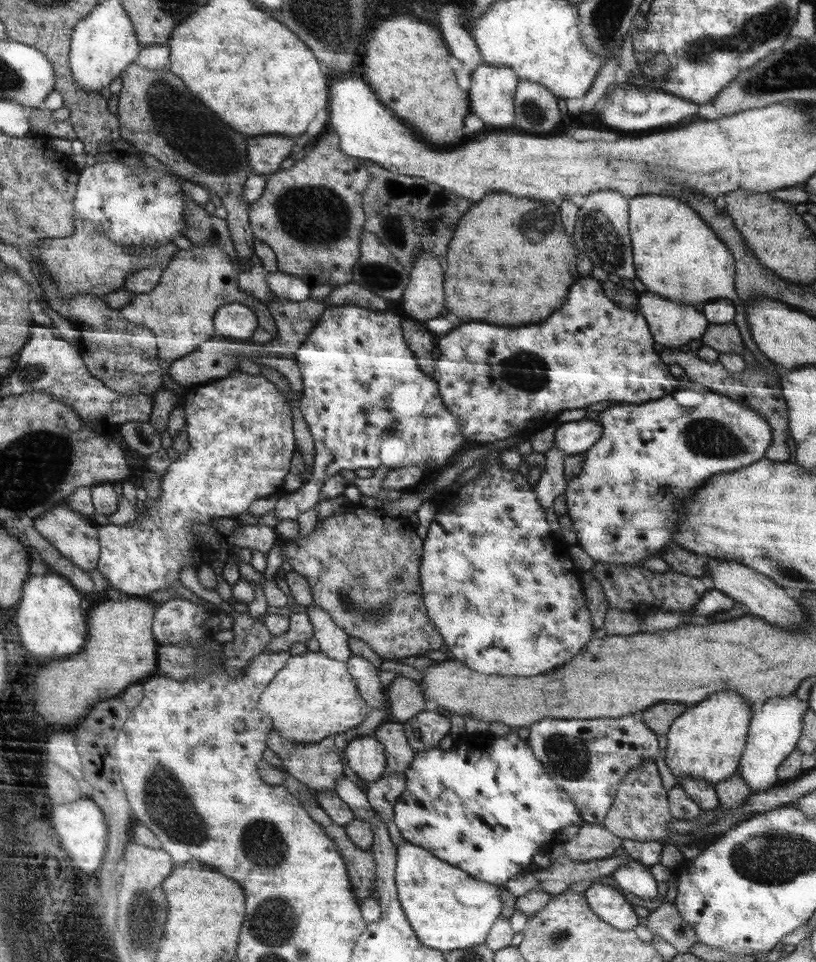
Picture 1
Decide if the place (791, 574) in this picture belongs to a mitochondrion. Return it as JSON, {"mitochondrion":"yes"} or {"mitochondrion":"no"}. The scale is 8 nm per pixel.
{"mitochondrion":"yes"}

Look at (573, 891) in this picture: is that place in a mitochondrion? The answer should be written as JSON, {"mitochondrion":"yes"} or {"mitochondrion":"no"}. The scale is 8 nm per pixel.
{"mitochondrion":"no"}

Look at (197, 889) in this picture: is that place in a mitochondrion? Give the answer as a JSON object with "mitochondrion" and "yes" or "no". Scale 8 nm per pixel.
{"mitochondrion":"no"}

